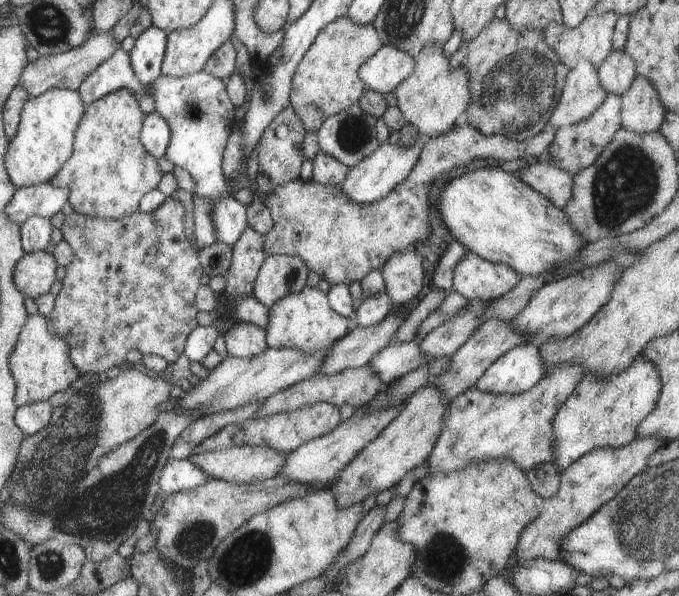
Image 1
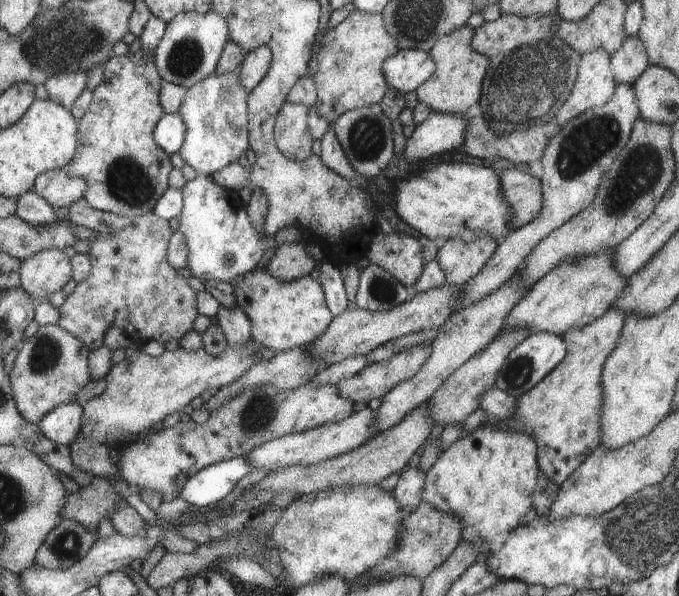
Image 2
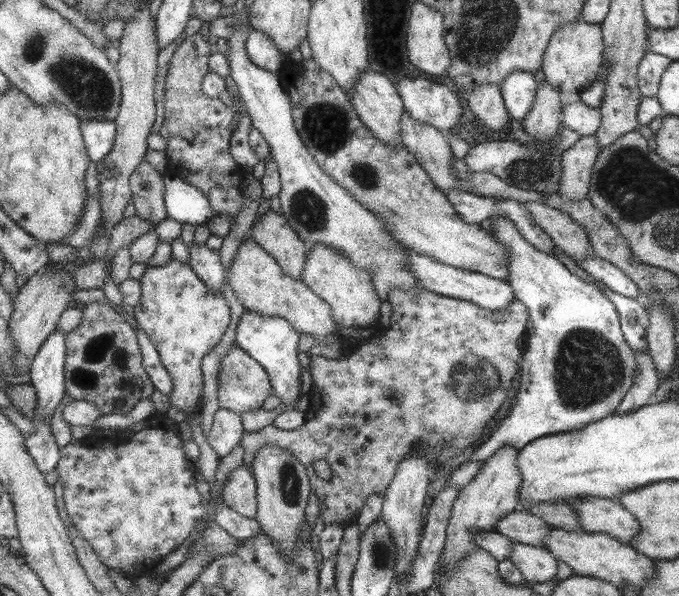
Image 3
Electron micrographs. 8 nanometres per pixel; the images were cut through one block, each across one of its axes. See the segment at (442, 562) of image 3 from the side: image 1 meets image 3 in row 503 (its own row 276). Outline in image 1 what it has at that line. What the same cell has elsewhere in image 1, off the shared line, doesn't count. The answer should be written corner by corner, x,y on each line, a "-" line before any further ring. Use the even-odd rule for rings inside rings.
467,252
453,268
452,290
469,300
497,299
519,283
521,276
505,263
493,264

